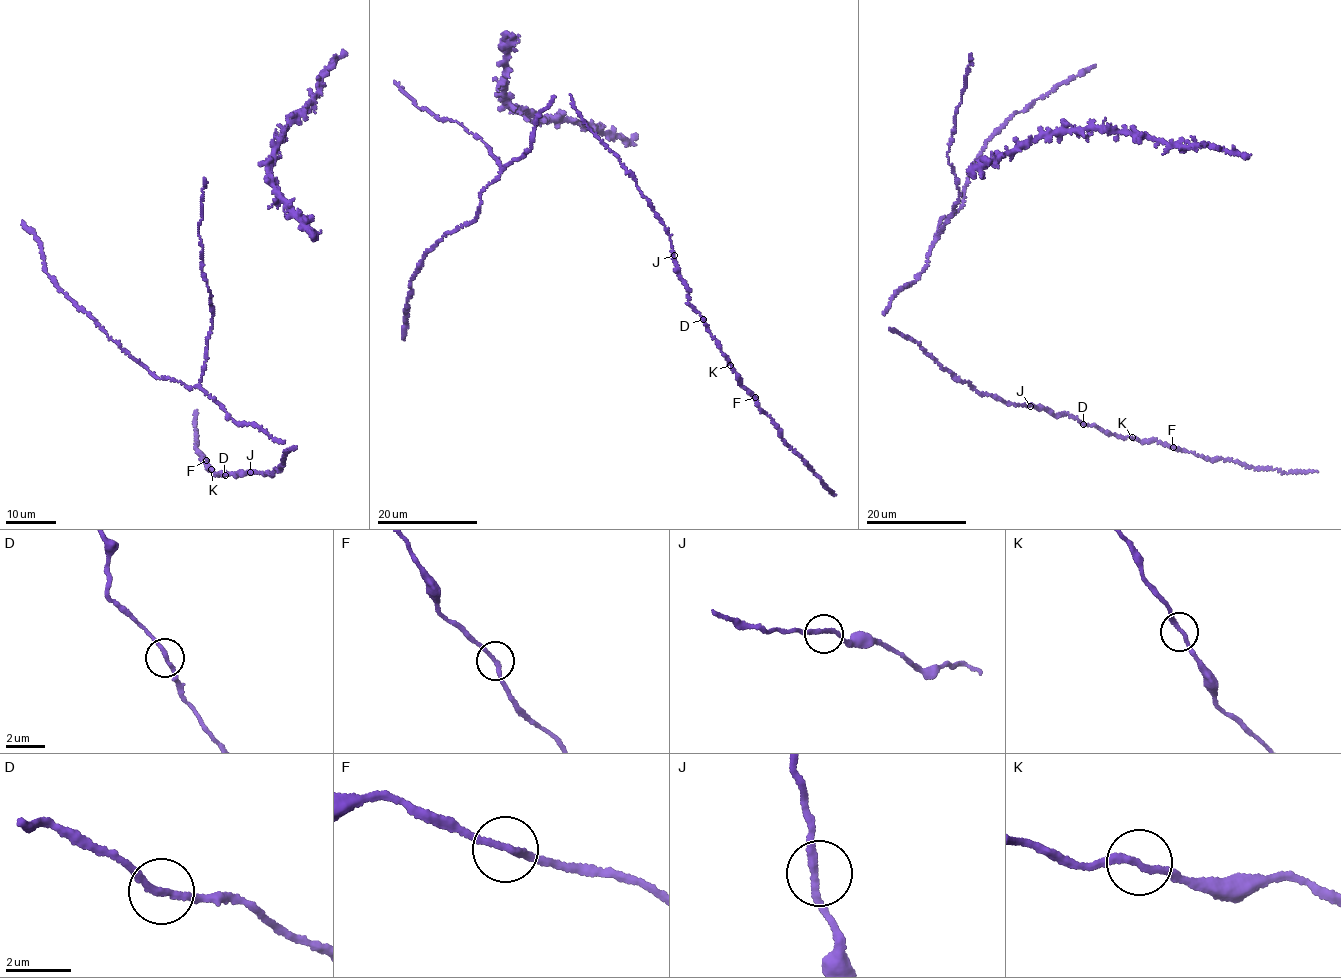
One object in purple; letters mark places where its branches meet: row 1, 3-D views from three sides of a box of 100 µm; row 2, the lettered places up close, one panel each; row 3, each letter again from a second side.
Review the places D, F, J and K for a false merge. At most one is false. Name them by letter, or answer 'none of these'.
F

